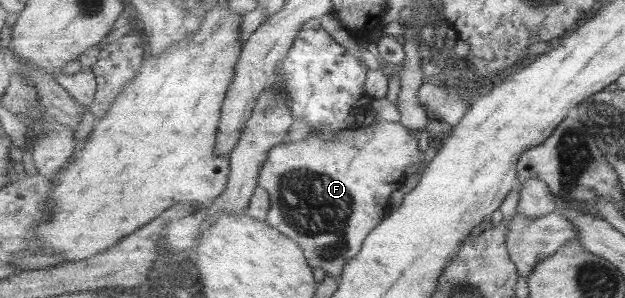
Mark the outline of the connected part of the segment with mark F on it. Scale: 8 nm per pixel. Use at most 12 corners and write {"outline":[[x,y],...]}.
{"outline":[[399,123],[273,146],[270,226],[341,280],[424,161]]}

